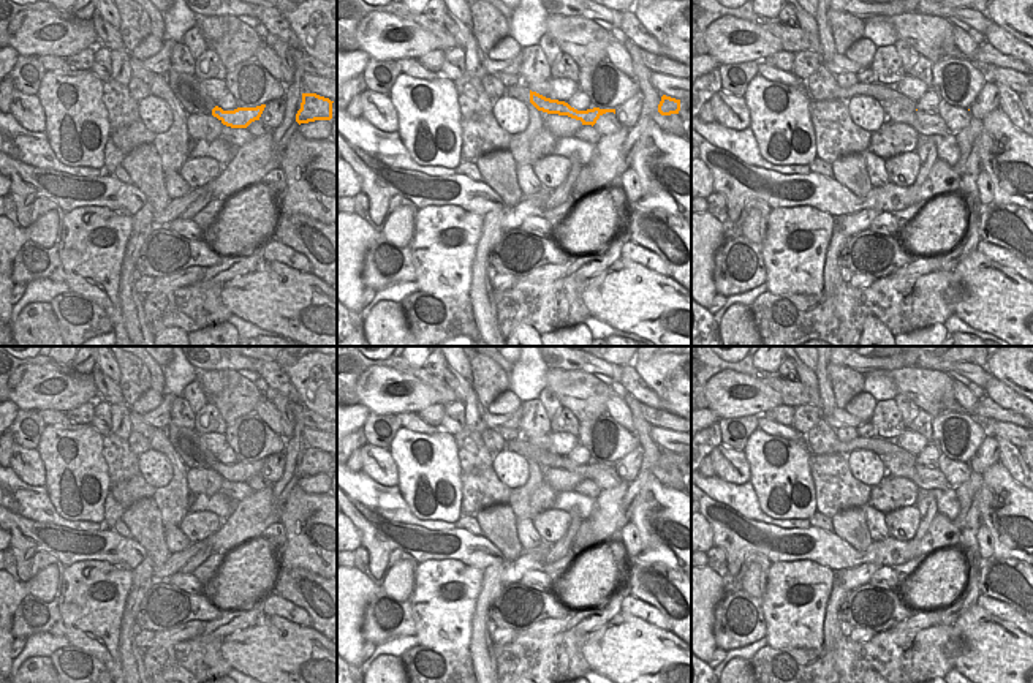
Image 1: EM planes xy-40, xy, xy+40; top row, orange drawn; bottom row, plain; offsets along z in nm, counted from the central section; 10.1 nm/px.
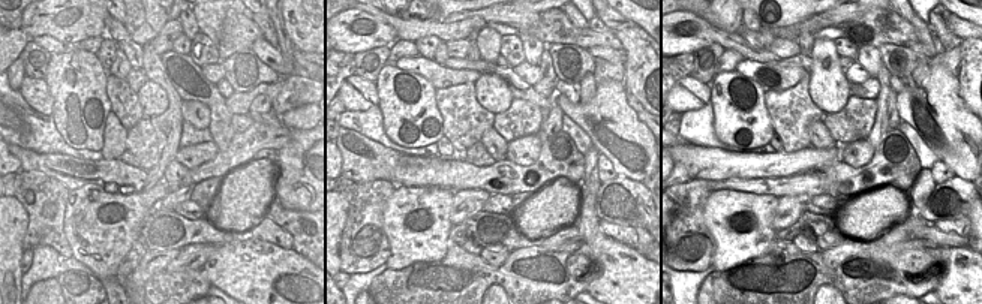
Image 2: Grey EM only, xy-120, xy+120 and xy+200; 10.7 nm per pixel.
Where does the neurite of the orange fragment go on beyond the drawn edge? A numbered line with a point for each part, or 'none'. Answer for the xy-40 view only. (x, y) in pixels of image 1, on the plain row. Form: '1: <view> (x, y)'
none

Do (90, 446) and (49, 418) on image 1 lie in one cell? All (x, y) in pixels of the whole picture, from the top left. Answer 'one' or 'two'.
two

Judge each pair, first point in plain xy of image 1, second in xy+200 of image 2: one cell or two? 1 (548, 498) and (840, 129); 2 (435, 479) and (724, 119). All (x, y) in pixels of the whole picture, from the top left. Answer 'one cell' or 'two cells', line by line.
1: one cell
2: one cell

